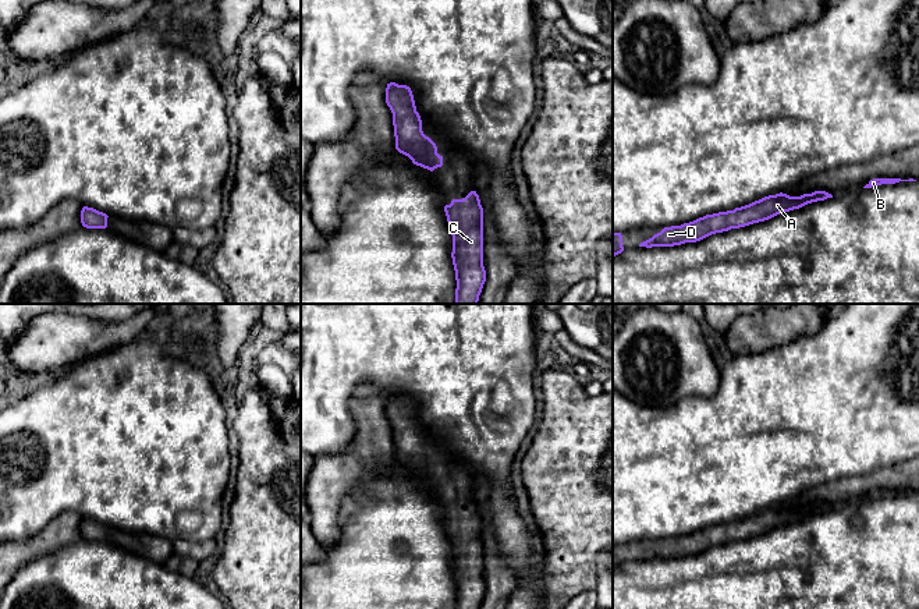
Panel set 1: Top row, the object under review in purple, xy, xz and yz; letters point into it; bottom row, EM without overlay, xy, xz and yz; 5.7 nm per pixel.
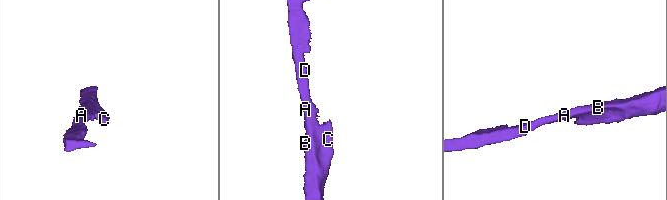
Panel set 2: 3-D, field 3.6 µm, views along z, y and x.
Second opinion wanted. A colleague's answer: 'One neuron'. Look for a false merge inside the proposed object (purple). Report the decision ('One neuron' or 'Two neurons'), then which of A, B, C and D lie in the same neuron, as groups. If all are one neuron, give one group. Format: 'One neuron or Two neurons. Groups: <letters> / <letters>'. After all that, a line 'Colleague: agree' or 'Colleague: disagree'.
One neuron. Groups: A B C D
Colleague: agree

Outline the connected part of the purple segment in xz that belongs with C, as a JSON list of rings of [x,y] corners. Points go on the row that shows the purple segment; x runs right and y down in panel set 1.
[[[476,191],[444,206],[453,236],[455,302],[478,304],[486,270],[483,266],[483,208]]]

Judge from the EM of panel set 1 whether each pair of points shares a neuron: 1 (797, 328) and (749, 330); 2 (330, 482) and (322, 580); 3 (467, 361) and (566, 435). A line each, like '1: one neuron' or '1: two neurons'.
1: one neuron
2: two neurons
3: two neurons

